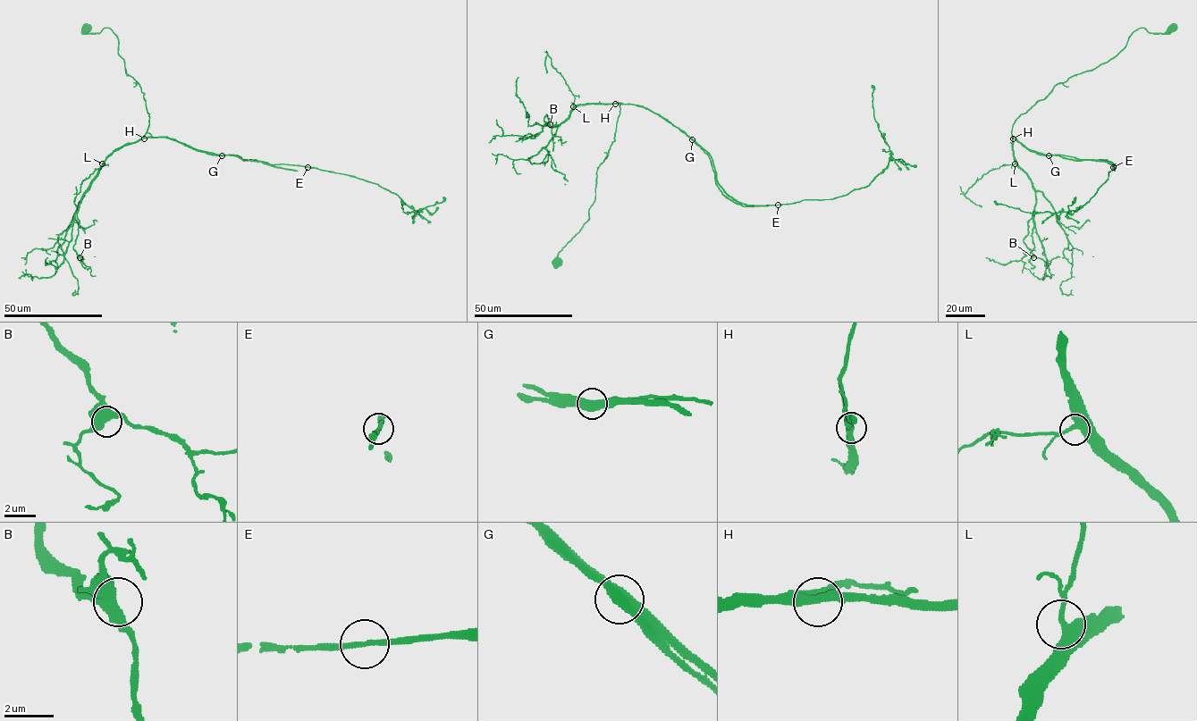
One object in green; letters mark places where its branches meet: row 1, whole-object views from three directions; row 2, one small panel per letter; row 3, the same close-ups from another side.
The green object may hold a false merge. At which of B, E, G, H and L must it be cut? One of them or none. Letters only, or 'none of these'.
G

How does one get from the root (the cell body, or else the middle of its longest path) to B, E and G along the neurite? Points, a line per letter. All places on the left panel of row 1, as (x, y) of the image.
B: (87, 29), (116, 36), (149, 124), (106, 158), (83, 196), (73, 247), (80, 257)
E: (87, 29), (96, 33), (108, 28), (116, 36), (126, 73), (144, 93), (152, 137), (307, 167)
G: (87, 29), (88, 33), (96, 33), (108, 28), (116, 36), (126, 73), (144, 93), (152, 137), (222, 155)

